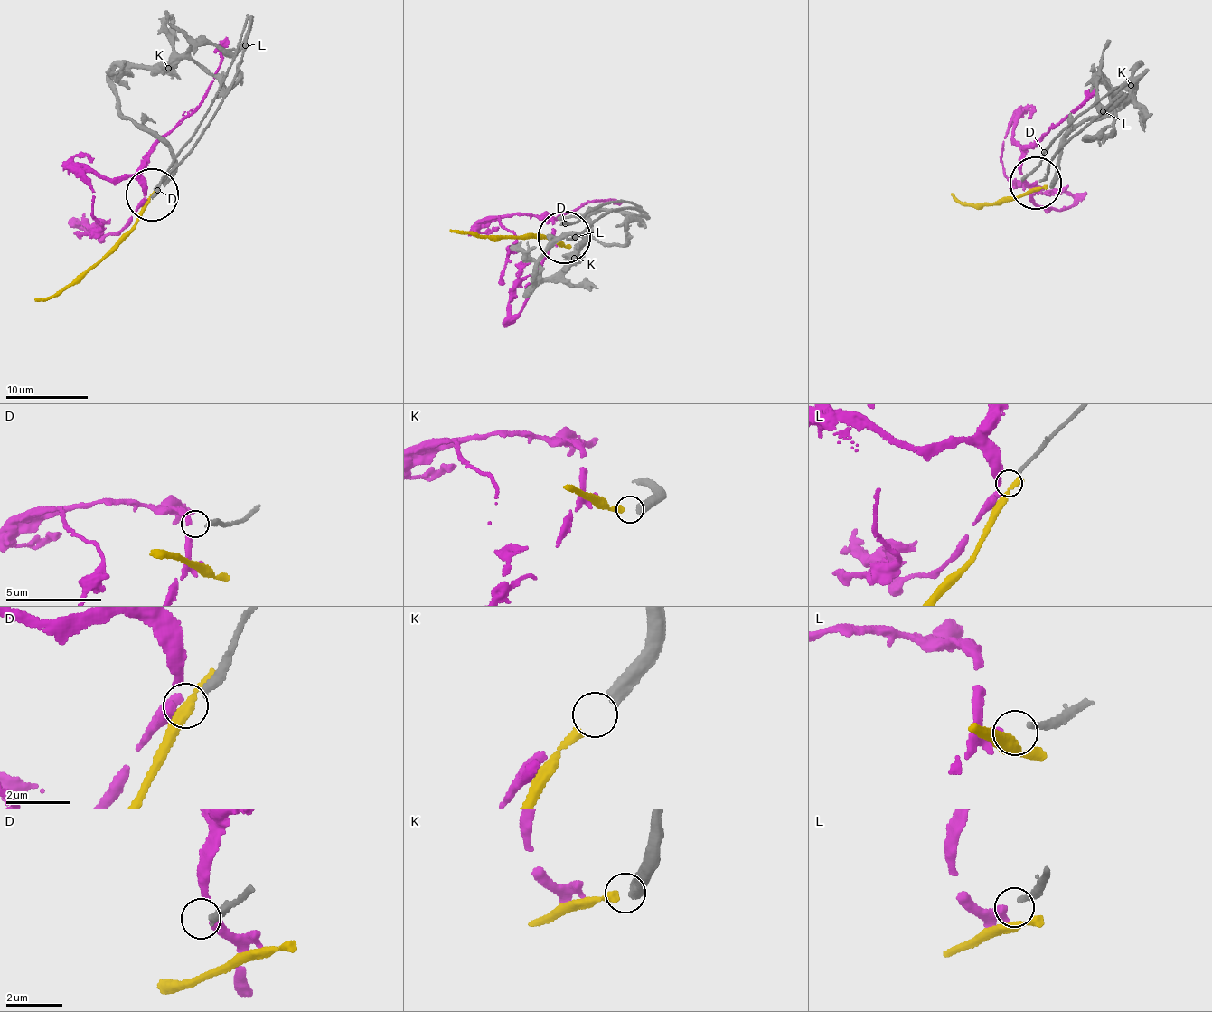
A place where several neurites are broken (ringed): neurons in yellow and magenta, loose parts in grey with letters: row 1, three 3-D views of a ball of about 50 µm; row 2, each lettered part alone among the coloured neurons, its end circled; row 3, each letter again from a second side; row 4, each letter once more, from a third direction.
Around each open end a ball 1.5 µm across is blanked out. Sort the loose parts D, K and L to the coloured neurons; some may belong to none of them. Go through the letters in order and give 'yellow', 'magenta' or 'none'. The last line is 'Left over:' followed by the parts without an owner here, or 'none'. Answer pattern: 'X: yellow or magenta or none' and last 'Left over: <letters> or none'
D: none
K: yellow
L: magenta
Left over: D

